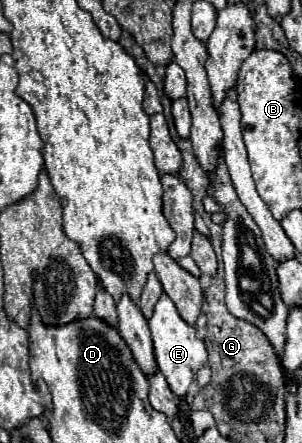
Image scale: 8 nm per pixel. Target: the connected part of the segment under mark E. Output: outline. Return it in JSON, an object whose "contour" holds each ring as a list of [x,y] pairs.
{"contour":[[[163,293],[155,305],[155,313],[153,317],[149,319],[149,329],[151,329],[151,335],[153,335],[153,347],[155,347],[155,359],[157,359],[157,365],[159,365],[159,371],[165,375],[171,391],[183,399],[191,387],[191,383],[195,381],[197,377],[197,371],[207,363],[207,349],[203,345],[201,339],[195,337],[195,327],[187,325],[173,301]]]}

